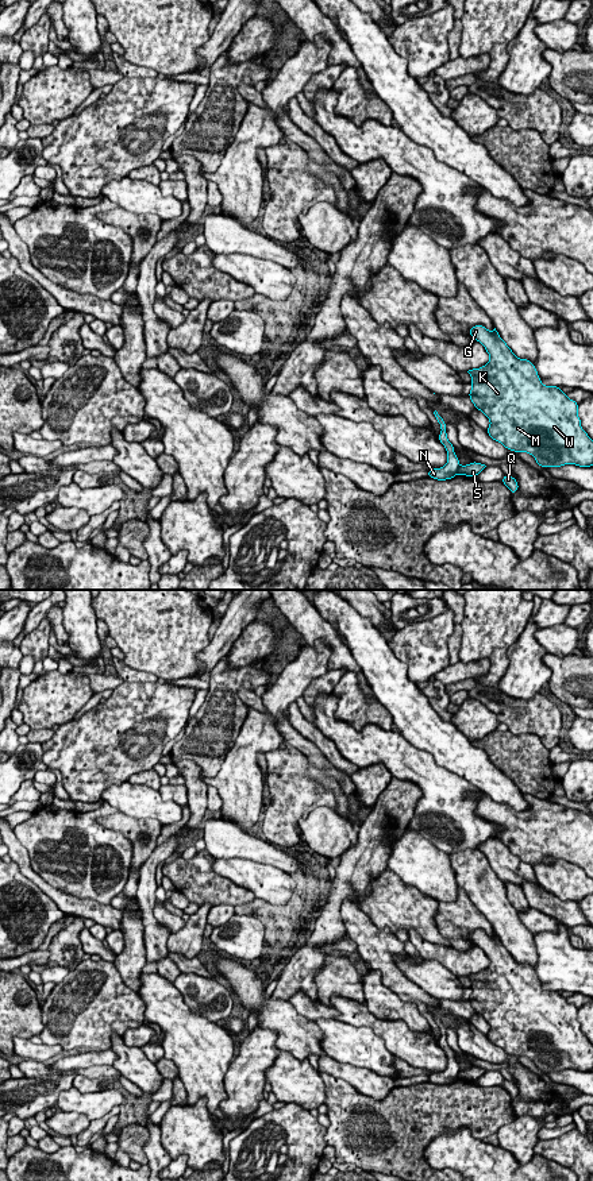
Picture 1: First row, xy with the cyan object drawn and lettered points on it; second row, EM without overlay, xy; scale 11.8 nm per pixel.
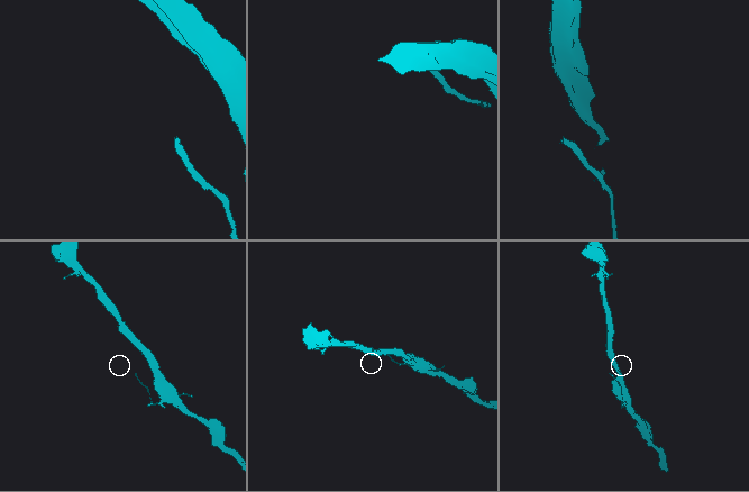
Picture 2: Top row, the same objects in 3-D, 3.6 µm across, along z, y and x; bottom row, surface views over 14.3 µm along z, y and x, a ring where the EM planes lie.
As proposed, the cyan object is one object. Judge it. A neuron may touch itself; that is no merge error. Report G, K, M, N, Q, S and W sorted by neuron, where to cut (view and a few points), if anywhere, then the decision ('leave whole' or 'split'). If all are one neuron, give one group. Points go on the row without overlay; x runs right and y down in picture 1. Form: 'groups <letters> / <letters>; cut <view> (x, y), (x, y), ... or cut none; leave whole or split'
groups G K M Q S W / N; cut xy (459, 1070), (457, 1077); split

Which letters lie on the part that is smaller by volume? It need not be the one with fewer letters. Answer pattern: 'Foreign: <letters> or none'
Foreign: N

